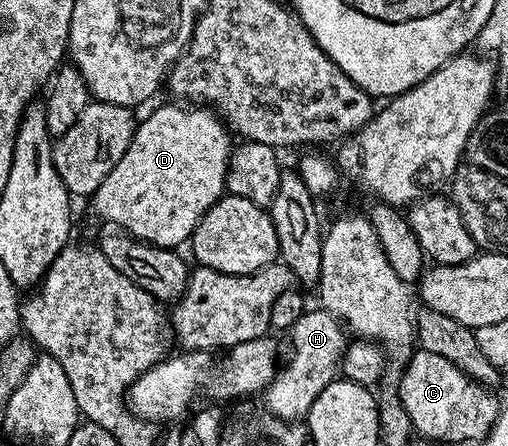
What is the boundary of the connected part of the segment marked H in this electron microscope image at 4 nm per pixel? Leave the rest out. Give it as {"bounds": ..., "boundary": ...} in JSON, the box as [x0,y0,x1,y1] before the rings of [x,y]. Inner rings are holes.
{"bounds":[263,308,347,419],"boundary":[[[310,308],[295,323],[291,330],[293,336],[293,354],[289,362],[280,366],[273,382],[263,390],[264,408],[282,419],[305,419],[309,416],[311,403],[319,399],[321,392],[329,384],[338,380],[341,356],[345,354],[347,330],[337,318],[326,309]]]}

